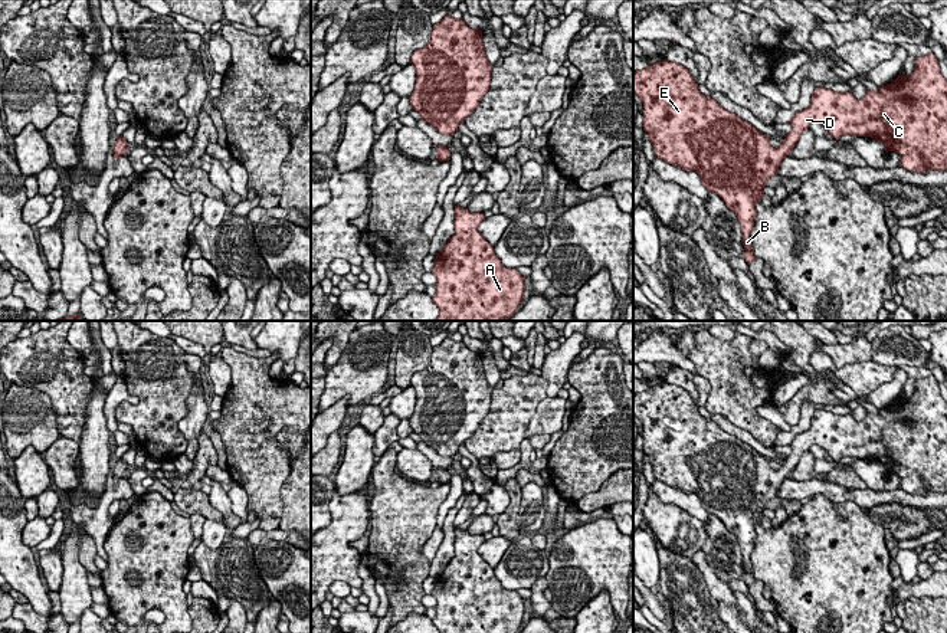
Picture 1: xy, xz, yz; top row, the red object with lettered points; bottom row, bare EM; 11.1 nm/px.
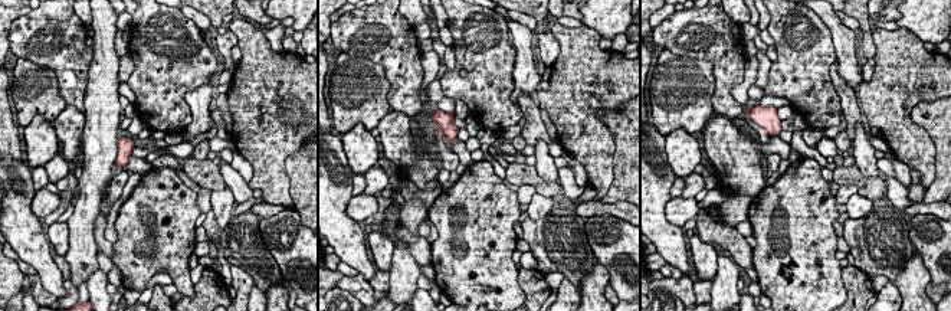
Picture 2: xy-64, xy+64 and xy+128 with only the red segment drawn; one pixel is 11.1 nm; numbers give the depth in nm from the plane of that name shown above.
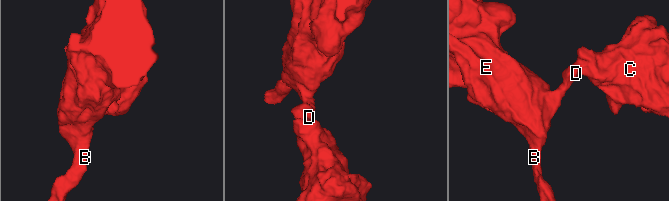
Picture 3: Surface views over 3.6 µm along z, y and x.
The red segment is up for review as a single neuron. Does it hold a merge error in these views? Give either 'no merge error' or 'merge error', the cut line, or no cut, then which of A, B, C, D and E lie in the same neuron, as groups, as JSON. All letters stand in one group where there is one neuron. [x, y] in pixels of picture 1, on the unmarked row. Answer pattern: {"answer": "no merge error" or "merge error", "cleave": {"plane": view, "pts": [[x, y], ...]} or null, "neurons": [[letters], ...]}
{"answer": "no merge error", "cleave": null, "neurons": [["A", "B", "C", "D", "E"]]}

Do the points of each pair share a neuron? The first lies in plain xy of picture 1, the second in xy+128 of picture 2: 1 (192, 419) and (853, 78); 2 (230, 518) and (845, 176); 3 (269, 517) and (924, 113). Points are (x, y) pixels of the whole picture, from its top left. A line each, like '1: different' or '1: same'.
1: same
2: different
3: different

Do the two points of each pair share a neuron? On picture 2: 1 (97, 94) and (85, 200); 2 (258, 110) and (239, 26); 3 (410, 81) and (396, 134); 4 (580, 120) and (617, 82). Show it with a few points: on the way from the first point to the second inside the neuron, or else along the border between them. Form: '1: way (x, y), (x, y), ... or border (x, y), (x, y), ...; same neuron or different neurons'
1: way (98, 120), (97, 174); same neuron
2: way (258, 89), (258, 56), (255, 46); same neuron
3: border (392, 108), (405, 113), (410, 118); different neurons
4: way (584, 108), (606, 87); same neuron

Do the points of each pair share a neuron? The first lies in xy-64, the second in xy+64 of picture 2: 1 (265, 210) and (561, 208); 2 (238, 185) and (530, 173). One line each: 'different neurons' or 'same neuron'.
1: different neurons
2: different neurons

